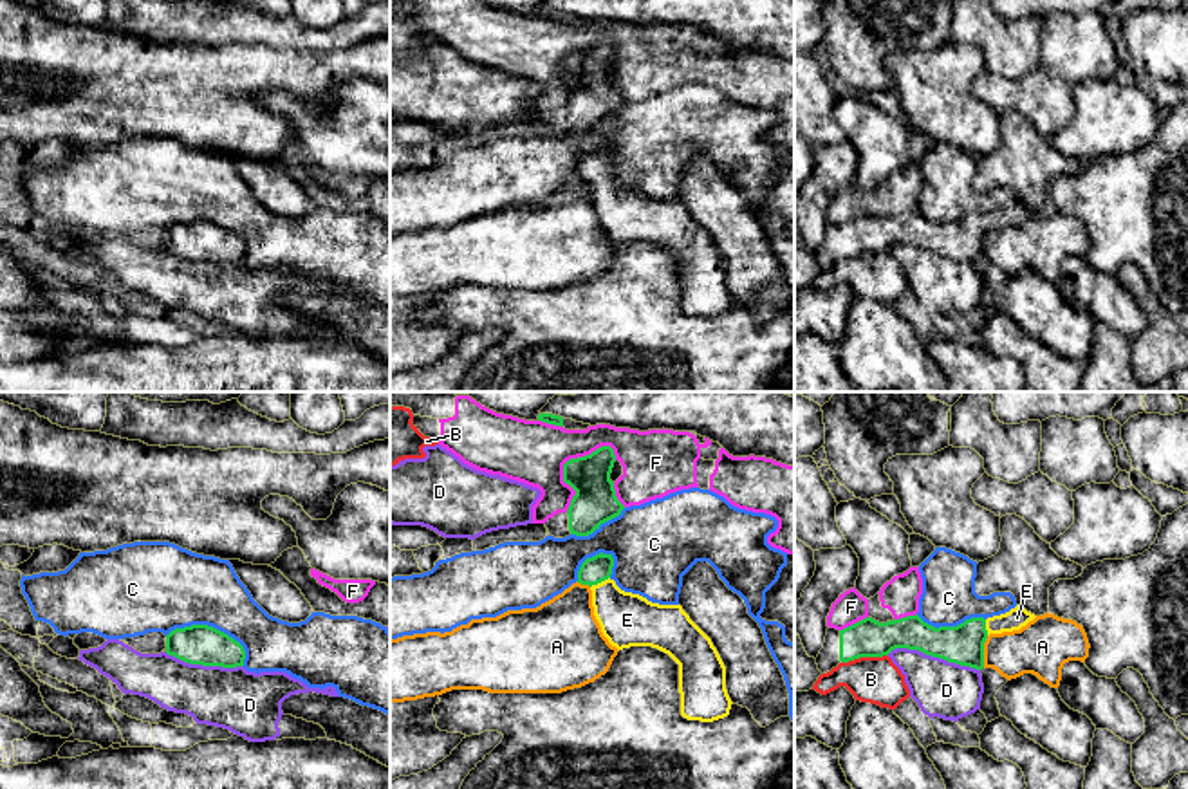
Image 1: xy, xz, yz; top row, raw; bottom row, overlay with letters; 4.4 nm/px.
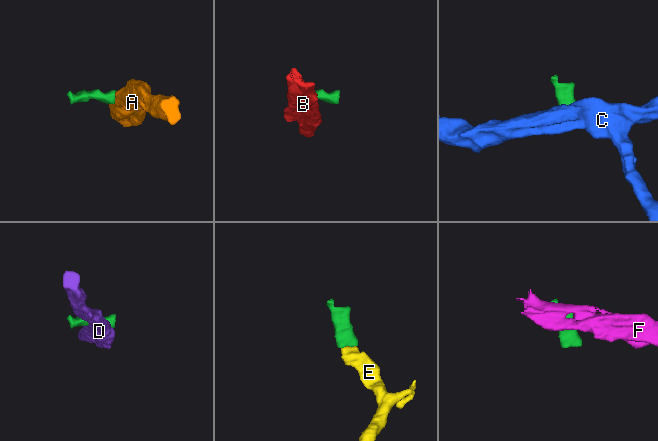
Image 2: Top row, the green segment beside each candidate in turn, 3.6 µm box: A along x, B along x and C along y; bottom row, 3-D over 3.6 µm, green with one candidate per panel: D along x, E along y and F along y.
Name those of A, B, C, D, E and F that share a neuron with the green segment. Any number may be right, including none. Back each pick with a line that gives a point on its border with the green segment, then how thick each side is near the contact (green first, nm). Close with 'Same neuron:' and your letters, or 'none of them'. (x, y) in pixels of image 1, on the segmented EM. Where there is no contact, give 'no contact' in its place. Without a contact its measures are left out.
E: meets green in xz at (600, 582); 120 nm thick on the green side, 240 nm on the other
Same neuron: E

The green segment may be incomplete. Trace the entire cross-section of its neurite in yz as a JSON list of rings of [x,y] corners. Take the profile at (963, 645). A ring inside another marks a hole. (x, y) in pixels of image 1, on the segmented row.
[[[1016,605],[993,617],[971,617],[957,627],[932,627],[917,614],[879,623],[865,617],[843,630],[827,628],[823,648],[816,657],[821,673],[840,663],[859,657],[883,657],[896,648],[919,650],[975,670],[984,668],[984,643],[989,634],[1013,632],[1026,627],[1036,616]]]

